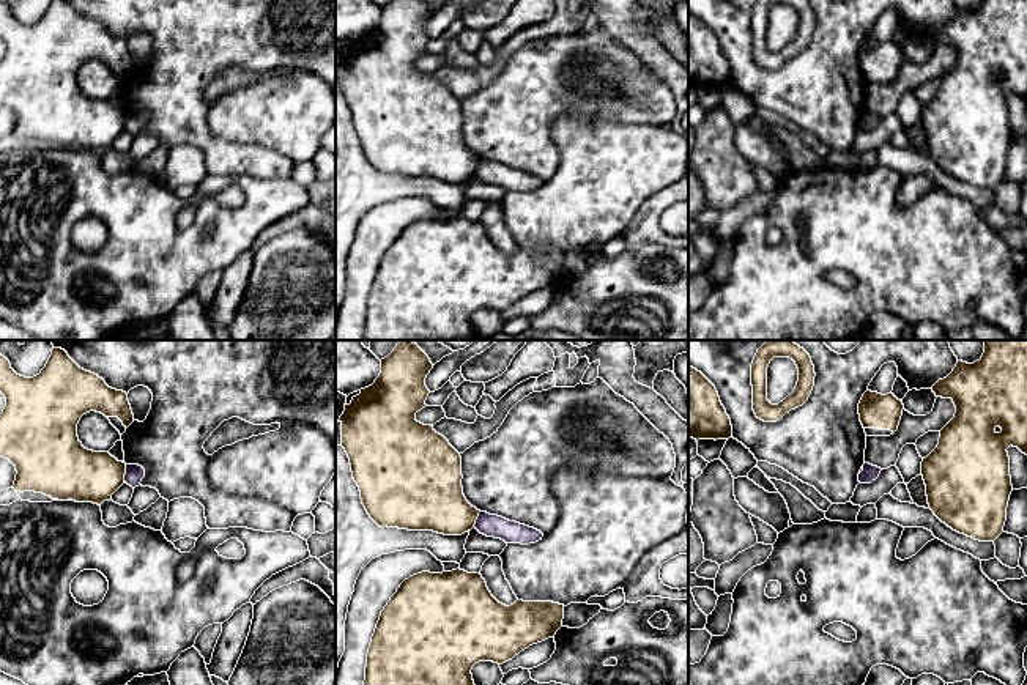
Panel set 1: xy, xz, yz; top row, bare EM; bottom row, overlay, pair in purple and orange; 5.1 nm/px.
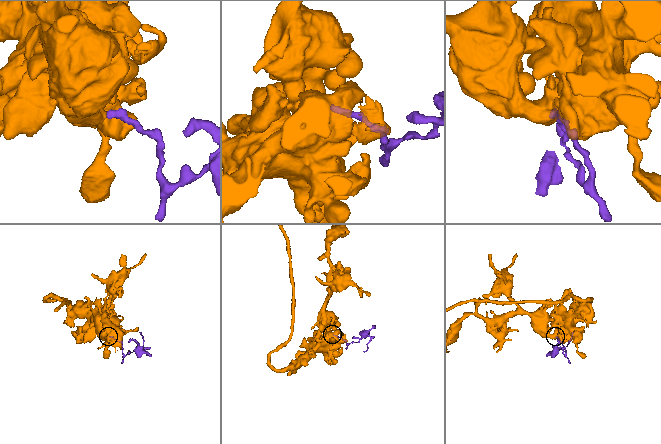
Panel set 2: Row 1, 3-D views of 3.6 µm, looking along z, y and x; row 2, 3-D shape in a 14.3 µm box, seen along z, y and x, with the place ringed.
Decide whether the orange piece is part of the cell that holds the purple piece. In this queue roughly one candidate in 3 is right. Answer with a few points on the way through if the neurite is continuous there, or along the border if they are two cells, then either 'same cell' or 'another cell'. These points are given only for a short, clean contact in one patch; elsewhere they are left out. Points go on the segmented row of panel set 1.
border along xy (126, 465), (123, 481); another cell

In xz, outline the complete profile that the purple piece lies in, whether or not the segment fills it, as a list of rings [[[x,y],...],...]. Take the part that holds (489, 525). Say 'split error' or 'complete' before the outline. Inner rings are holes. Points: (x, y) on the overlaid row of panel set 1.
complete; [[[479,512],[474,528],[480,534],[501,539],[506,543],[529,545],[542,540],[543,537],[543,534],[534,528],[509,521],[498,515],[490,515],[487,512]]]

